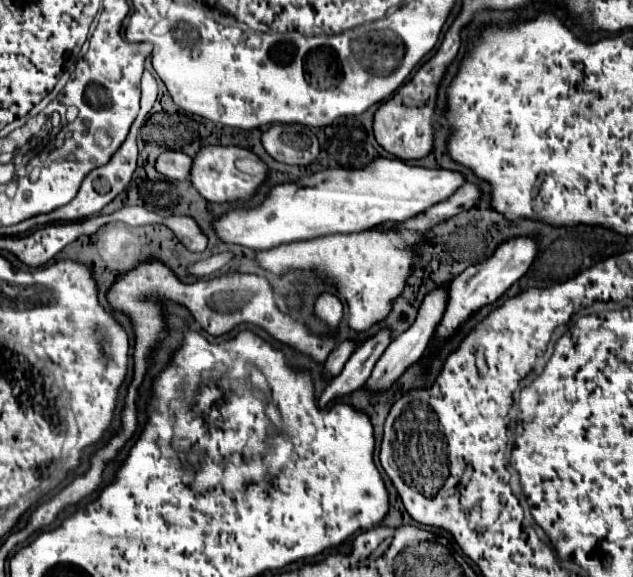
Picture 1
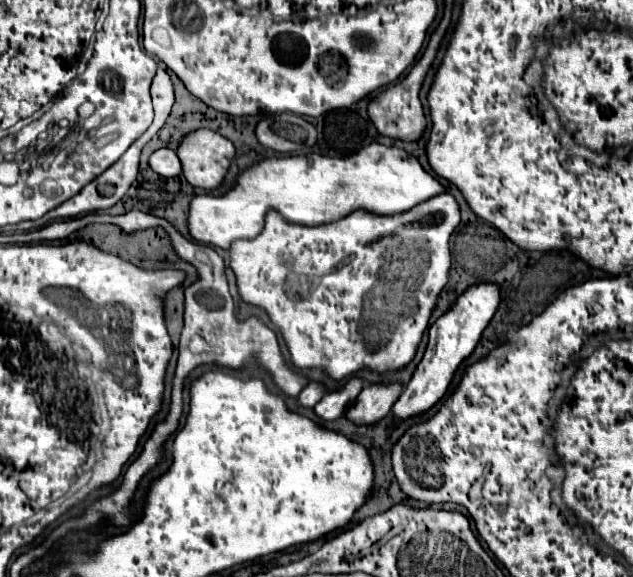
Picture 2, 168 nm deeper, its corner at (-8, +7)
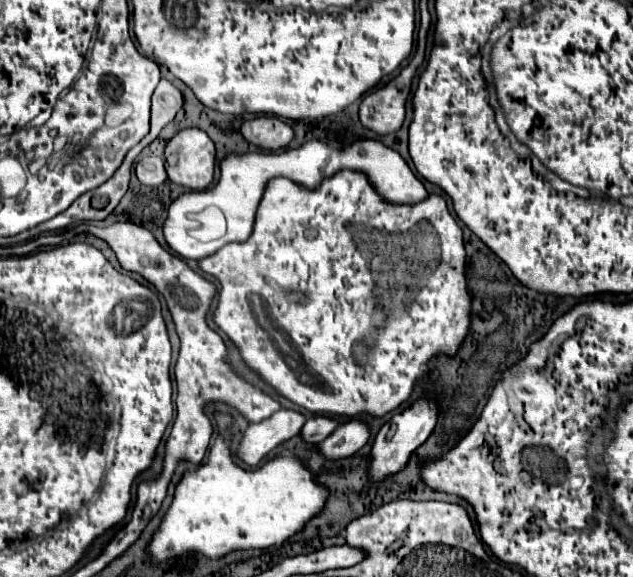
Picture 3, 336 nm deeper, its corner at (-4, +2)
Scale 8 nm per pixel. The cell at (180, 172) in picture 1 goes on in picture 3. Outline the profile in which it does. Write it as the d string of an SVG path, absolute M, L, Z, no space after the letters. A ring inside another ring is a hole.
M143 157L137 161L135 165L135 175L139 179L139 183L143 185L161 185L167 175L165 175L165 165L163 165L163 159L161 157Z

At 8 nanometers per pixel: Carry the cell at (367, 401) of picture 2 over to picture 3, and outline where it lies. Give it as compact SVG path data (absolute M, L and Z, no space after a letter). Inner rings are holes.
M347 421L345 425L337 427L323 443L317 445L317 451L329 459L347 459L355 455L369 439L369 427L361 421Z

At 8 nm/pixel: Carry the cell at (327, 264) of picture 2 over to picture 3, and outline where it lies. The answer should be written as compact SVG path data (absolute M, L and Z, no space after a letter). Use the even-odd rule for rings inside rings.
M343 169L335 173L329 179L323 179L319 187L309 189L303 185L297 185L295 181L287 177L275 177L265 185L253 233L247 241L241 243L229 243L223 249L219 249L215 255L203 257L197 261L199 271L213 277L219 285L217 293L217 307L213 311L213 323L219 331L223 331L233 345L239 349L239 355L243 363L265 383L269 385L279 397L289 399L291 403L299 405L311 415L325 415L325 417L345 417L345 419L361 419L361 417L385 417L387 413L401 407L405 401L411 401L413 391L417 385L433 383L433 359L439 355L455 357L459 347L463 345L469 325L471 325L471 297L467 291L467 279L465 279L465 267L467 267L467 253L463 247L463 231L453 219L453 215L447 209L447 203L441 195L429 195L421 203L409 203L409 205L397 205L383 199L373 185L369 183L365 173ZM371 259L387 259L387 267L381 267L381 281L371 271ZM363 315L373 319L373 329L365 329Z

